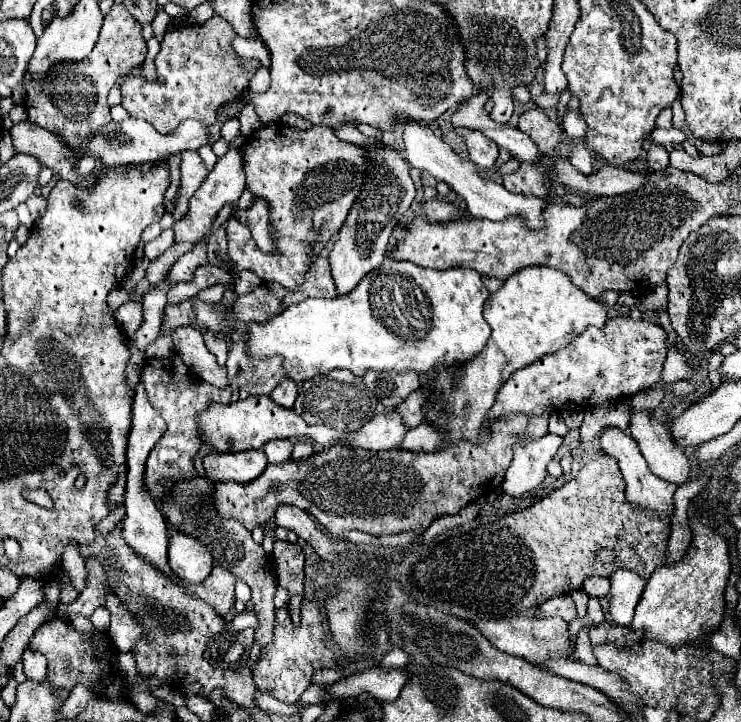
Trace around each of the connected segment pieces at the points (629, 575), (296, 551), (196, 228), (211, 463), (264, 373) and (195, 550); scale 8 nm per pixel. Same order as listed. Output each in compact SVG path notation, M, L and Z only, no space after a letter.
M616 570L610 576L610 592L606 598L610 602L608 612L616 624L620 626L632 624L634 606L640 602L644 586L646 580L628 570Z
M276 540L272 560L274 560L274 574L278 576L278 584L288 590L288 612L290 612L292 624L298 624L300 622L300 602L302 602L302 596L304 596L304 588L302 588L302 582L304 582L304 550L302 550L300 544Z
M242 148L230 150L226 156L222 156L216 162L216 166L212 168L212 172L202 182L202 186L188 200L188 212L186 212L186 216L180 222L174 224L176 242L190 242L190 244L200 242L210 232L212 222L218 216L220 208L224 204L228 204L228 202L236 202L240 198L240 194L244 192L244 188L246 188L246 178L244 178L244 170L242 170Z
M262 450L246 452L210 452L204 456L206 478L210 480L232 480L232 482L250 482L264 472L268 466Z
M232 340L226 368L230 388L242 388L250 394L268 396L286 378L286 372L282 372L282 360L278 360L278 356L274 356L274 360L250 360L242 340Z
M176 534L168 542L168 562L184 584L198 584L212 572L212 556L208 548L186 534Z

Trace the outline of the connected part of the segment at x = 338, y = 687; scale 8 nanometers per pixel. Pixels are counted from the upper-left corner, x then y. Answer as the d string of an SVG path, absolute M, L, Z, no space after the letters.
M370 668L366 672L354 674L354 676L346 676L344 680L334 682L330 688L330 696L334 698L356 698L362 692L372 694L376 700L386 702L386 700L394 700L398 696L398 692L402 690L402 686L406 684L406 670L380 670L380 668Z

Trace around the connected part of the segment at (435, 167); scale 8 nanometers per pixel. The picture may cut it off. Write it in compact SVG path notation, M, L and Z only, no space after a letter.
M401 116L398 121L402 124L402 140L404 140L406 160L428 174L432 174L436 180L446 182L456 194L460 194L466 200L468 212L474 218L488 218L488 220L504 220L508 216L520 216L530 230L544 228L542 212L546 208L546 202L538 196L524 196L508 192L502 184L496 184L492 180L486 180L478 174L478 168L474 164L466 164L456 152L450 150L448 144L444 144L440 138L434 135L432 129L426 124L414 122Z

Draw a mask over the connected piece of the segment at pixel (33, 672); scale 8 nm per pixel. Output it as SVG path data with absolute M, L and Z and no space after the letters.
M30 648L24 650L24 674L28 680L34 680L36 684L46 682L46 658L40 652L34 652Z

